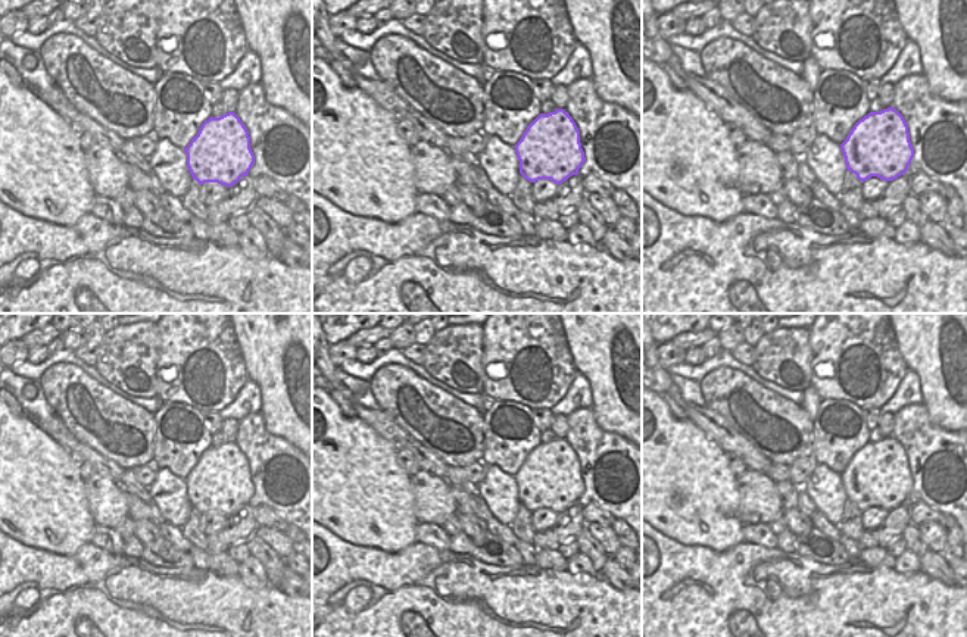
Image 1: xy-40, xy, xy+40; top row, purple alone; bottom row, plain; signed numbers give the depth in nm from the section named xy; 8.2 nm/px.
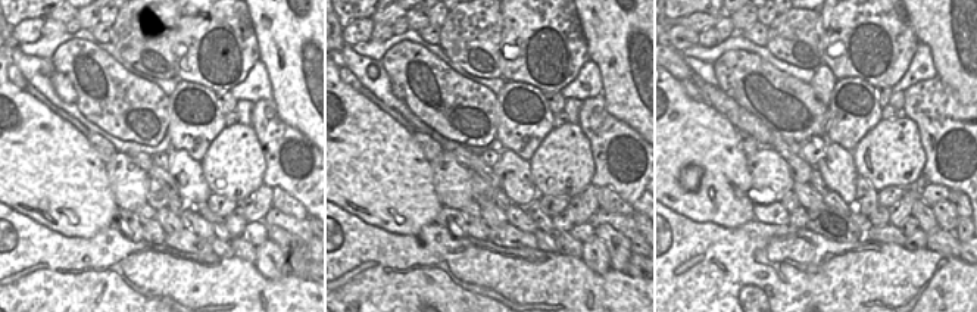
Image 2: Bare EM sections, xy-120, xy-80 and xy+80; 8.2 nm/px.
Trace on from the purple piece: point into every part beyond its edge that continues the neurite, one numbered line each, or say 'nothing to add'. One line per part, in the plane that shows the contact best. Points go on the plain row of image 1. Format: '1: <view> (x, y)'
nothing to add

